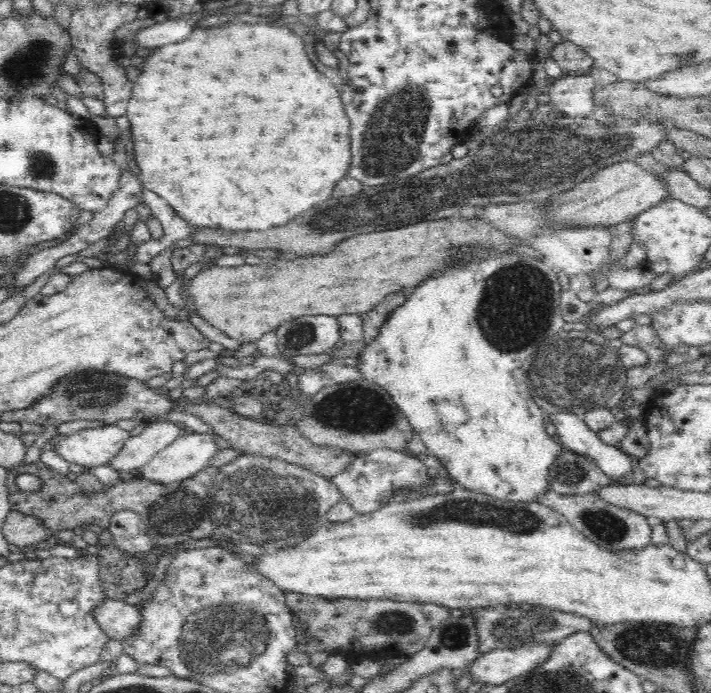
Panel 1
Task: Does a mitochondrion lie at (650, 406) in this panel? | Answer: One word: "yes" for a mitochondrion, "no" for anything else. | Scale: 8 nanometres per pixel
no

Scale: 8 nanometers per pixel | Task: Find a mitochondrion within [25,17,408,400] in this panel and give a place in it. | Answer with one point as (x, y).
(48, 380)

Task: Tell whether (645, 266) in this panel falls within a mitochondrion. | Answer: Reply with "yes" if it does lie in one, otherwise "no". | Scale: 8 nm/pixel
no

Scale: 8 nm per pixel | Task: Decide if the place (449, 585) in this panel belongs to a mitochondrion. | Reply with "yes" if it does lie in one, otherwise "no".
no

